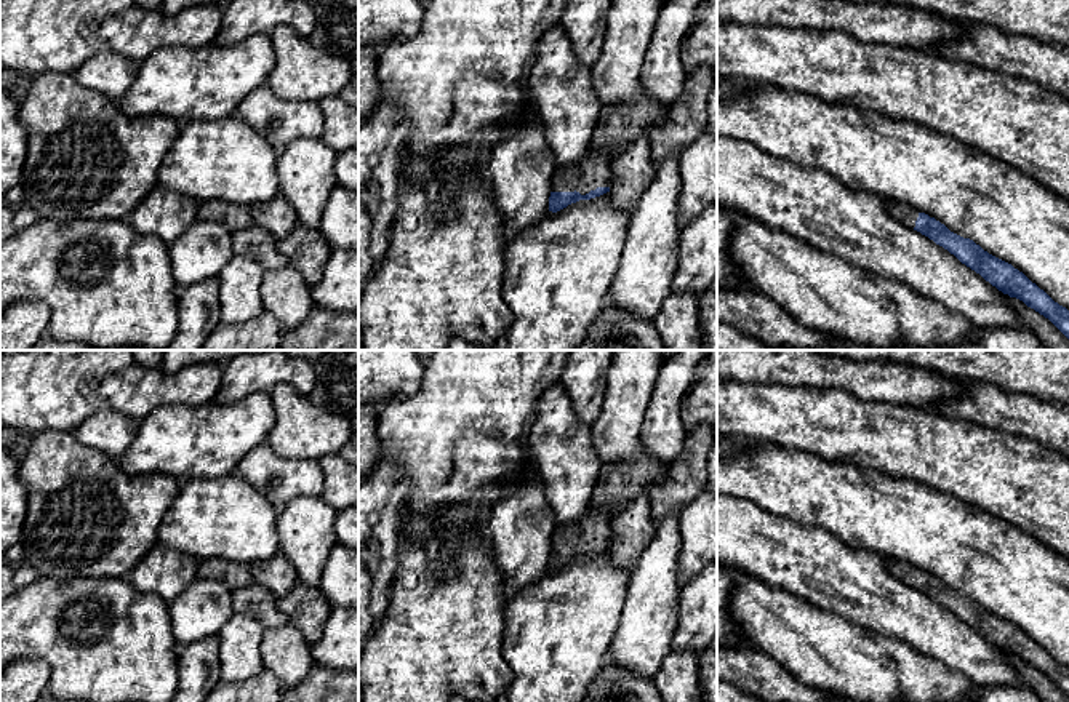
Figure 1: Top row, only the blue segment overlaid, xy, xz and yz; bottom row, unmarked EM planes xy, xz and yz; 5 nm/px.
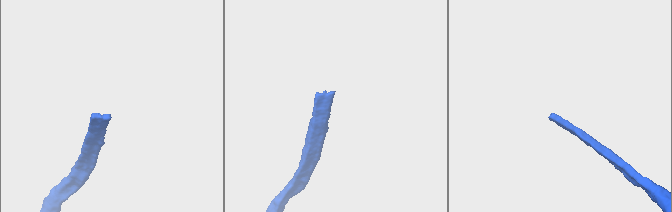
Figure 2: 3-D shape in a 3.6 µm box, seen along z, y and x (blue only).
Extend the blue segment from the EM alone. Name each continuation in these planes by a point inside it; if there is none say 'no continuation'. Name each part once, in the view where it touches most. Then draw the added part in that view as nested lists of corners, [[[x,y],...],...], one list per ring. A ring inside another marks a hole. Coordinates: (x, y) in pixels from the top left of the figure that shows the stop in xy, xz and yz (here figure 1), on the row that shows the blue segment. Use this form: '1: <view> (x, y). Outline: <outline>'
1: xz (594, 171). Outline: [[[595,136],[584,160],[575,168],[557,170],[552,177],[552,192],[579,192],[581,195],[597,187],[610,187],[610,150],[599,144]]]

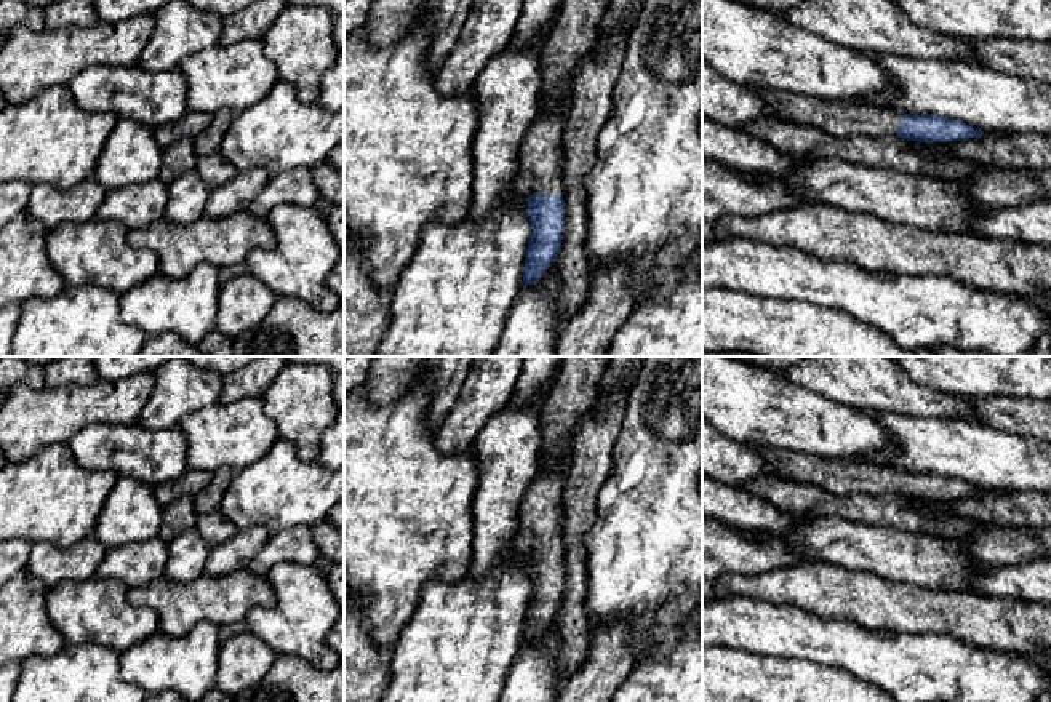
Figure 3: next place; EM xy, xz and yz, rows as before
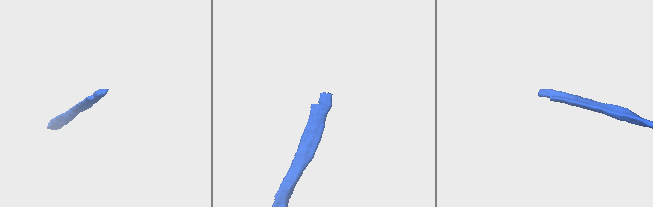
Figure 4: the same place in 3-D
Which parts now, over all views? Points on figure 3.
1: xz (541, 162). Outline: [[[573,91],[566,94],[558,110],[542,112],[537,109],[534,122],[523,136],[514,189],[518,195],[518,203],[526,209],[531,195],[565,195],[563,133],[571,101]]]

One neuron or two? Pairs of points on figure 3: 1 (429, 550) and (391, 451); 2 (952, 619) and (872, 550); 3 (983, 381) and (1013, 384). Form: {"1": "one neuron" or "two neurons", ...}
{"1": "one neuron", "2": "two neurons", "3": "one neuron"}

